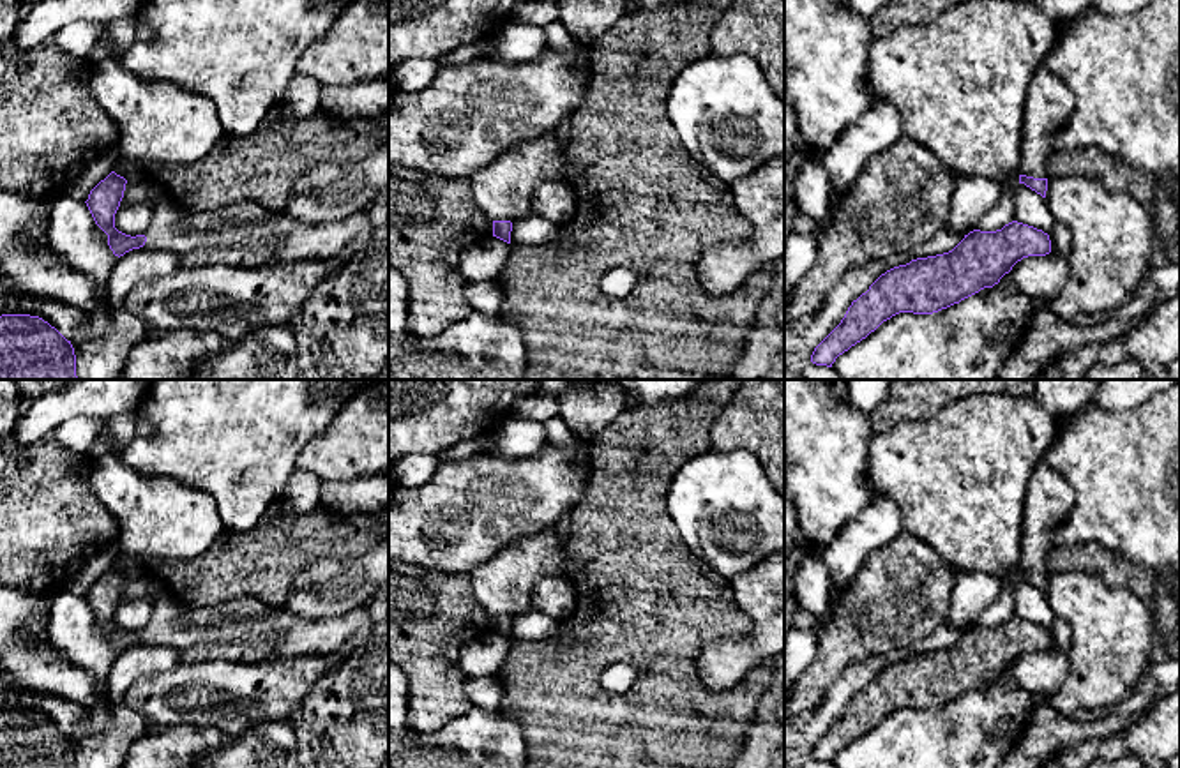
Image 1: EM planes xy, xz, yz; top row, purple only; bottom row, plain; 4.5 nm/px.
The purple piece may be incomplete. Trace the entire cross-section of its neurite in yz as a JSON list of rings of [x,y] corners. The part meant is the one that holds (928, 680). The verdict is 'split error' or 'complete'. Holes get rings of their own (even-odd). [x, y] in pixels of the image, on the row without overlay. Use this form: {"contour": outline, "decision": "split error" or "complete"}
{"contour": [[[1017,616],[996,627],[973,625],[949,648],[917,653],[881,669],[814,743],[811,757],[832,763],[839,750],[892,712],[947,704],[998,680],[1023,653],[1049,648],[1049,630]]], "decision": "complete"}

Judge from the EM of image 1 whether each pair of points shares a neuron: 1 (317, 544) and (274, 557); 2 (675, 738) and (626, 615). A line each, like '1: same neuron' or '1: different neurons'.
1: same neuron
2: same neuron

